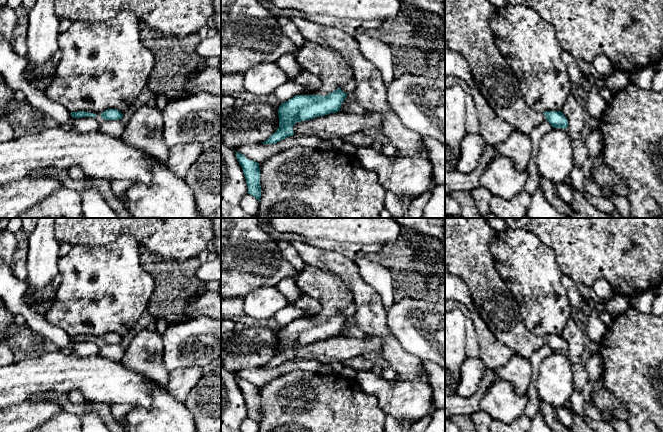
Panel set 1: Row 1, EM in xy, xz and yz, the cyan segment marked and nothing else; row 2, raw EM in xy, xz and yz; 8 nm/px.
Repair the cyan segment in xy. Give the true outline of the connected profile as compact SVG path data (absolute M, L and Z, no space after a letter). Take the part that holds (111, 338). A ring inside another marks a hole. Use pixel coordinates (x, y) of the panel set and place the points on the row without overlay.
M108 333L99 339L96 339L90 336L78 335L78 336L71 336L71 340L73 342L93 341L98 345L99 348L101 348L105 344L122 343L123 338L116 333Z

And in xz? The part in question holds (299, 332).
M305 264L304 268L298 271L295 280L296 285L303 293L321 303L322 311L316 319L296 319L282 327L278 334L279 352L262 368L275 368L289 360L293 360L294 355L292 351L297 346L340 335L342 326L347 320L340 311L353 303L353 295L339 277L318 267Z

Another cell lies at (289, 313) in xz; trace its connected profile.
M288 304L273 318L281 327L284 327L296 319L316 319L318 317L307 314L304 310Z

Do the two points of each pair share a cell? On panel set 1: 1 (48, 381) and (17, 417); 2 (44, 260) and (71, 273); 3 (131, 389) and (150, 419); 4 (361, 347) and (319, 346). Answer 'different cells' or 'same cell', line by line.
1: different cells
2: different cells
3: different cells
4: same cell

